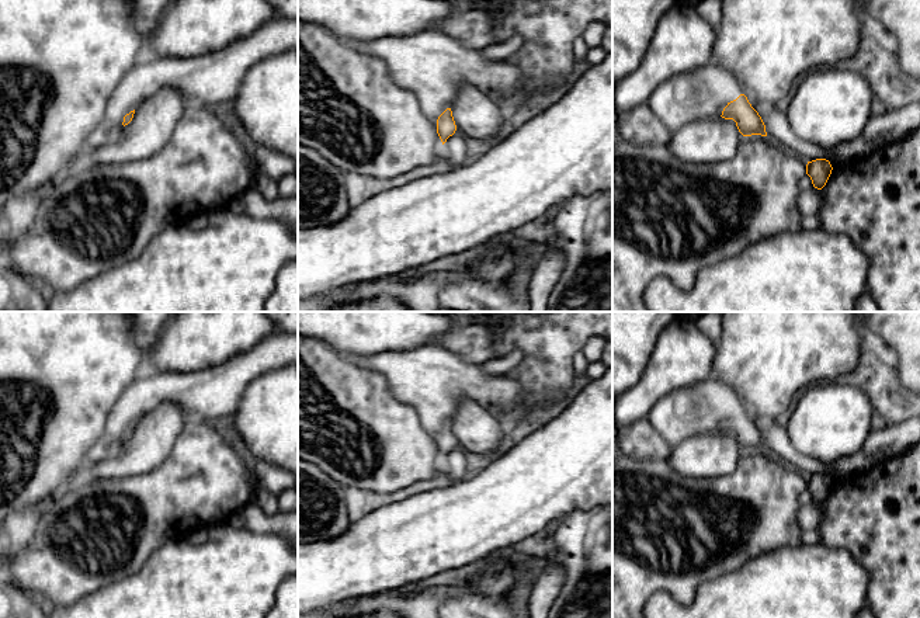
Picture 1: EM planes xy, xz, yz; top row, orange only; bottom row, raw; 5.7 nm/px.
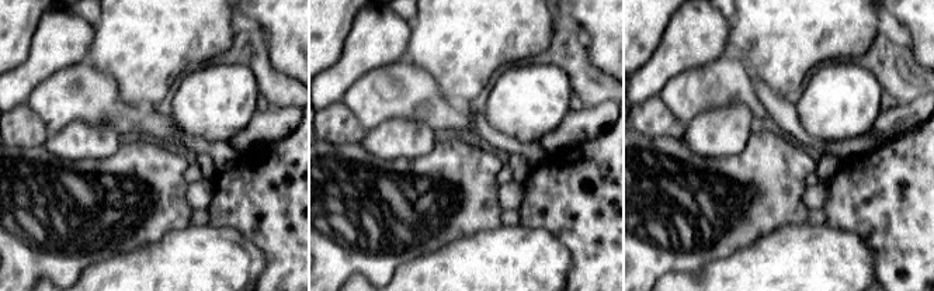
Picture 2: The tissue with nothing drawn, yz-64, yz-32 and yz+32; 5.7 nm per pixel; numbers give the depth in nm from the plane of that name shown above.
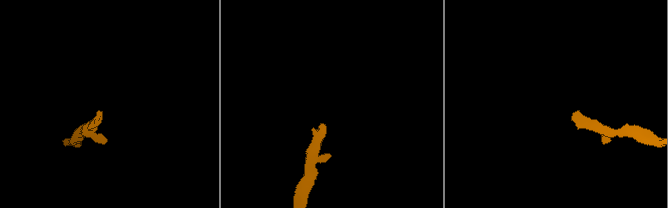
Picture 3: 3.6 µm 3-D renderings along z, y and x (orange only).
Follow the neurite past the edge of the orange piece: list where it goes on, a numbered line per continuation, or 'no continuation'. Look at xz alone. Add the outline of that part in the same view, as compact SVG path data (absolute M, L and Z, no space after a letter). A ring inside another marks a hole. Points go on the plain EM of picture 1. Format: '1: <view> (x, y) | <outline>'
1: xz (434, 381) | M434 344L374 355L346 353L340 353L340 355L351 364L383 375L393 396L399 402L413 406L421 424L435 435L447 423L451 423L464 399L478 402L493 413L507 412L521 406L525 400L523 386L508 375L487 375L482 365L469 364L458 354Z

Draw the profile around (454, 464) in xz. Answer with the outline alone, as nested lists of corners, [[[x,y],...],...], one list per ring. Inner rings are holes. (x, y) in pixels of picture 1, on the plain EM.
[[[459,444],[444,458],[444,473],[451,480],[461,480],[468,476],[465,449]]]

